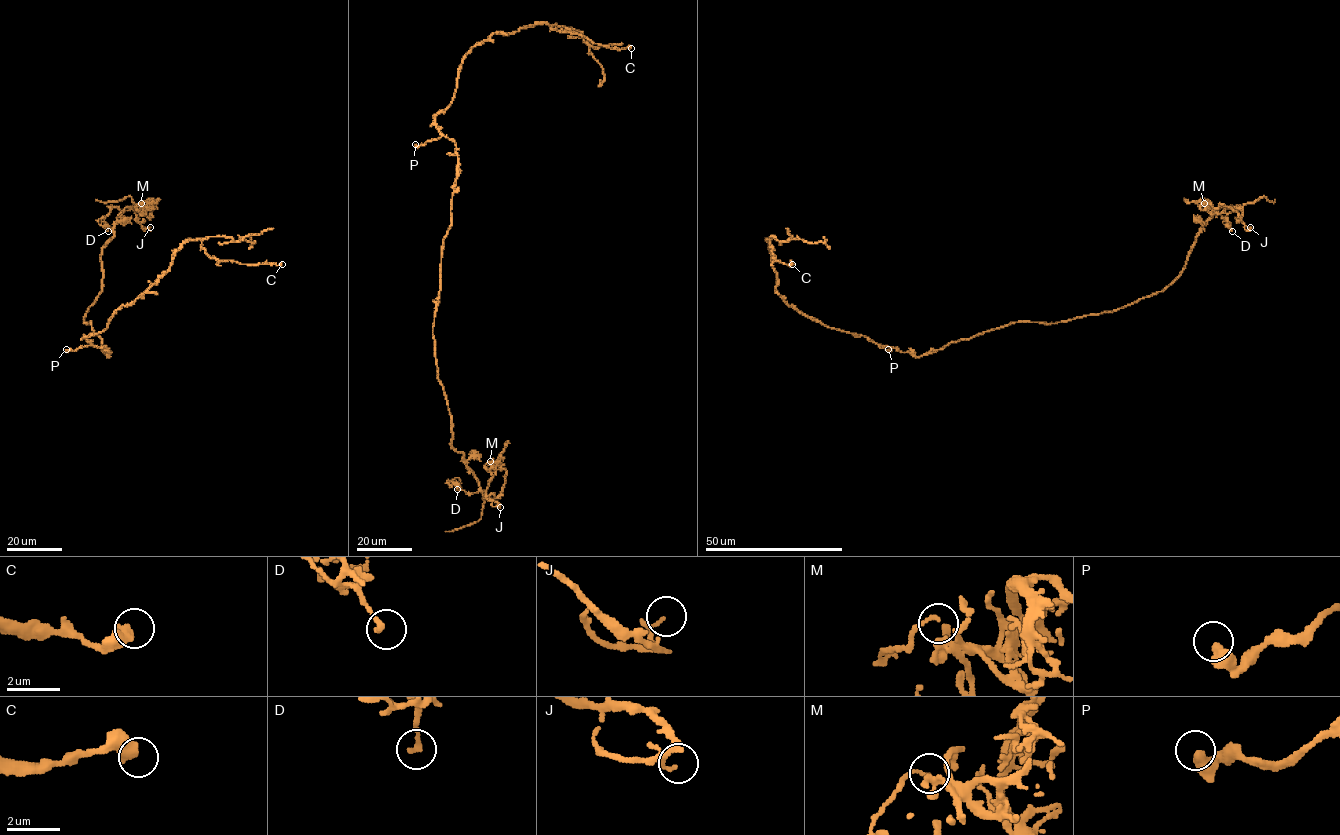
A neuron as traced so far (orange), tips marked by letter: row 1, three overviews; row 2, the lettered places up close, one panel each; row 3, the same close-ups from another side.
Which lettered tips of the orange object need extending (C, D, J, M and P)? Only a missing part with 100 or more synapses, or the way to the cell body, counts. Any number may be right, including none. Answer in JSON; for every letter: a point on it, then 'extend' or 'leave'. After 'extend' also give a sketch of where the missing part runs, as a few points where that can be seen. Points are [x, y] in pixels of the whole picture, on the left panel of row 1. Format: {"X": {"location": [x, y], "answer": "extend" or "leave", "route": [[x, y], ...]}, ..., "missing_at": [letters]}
{"C": {"location": [282, 264], "answer": "leave"}, "D": {"location": [108, 231], "answer": "leave"}, "J": {"location": [150, 227], "answer": "leave"}, "M": {"location": [141, 203], "answer": "leave"}, "P": {"location": [66, 349], "answer": "leave"}, "missing_at": []}

